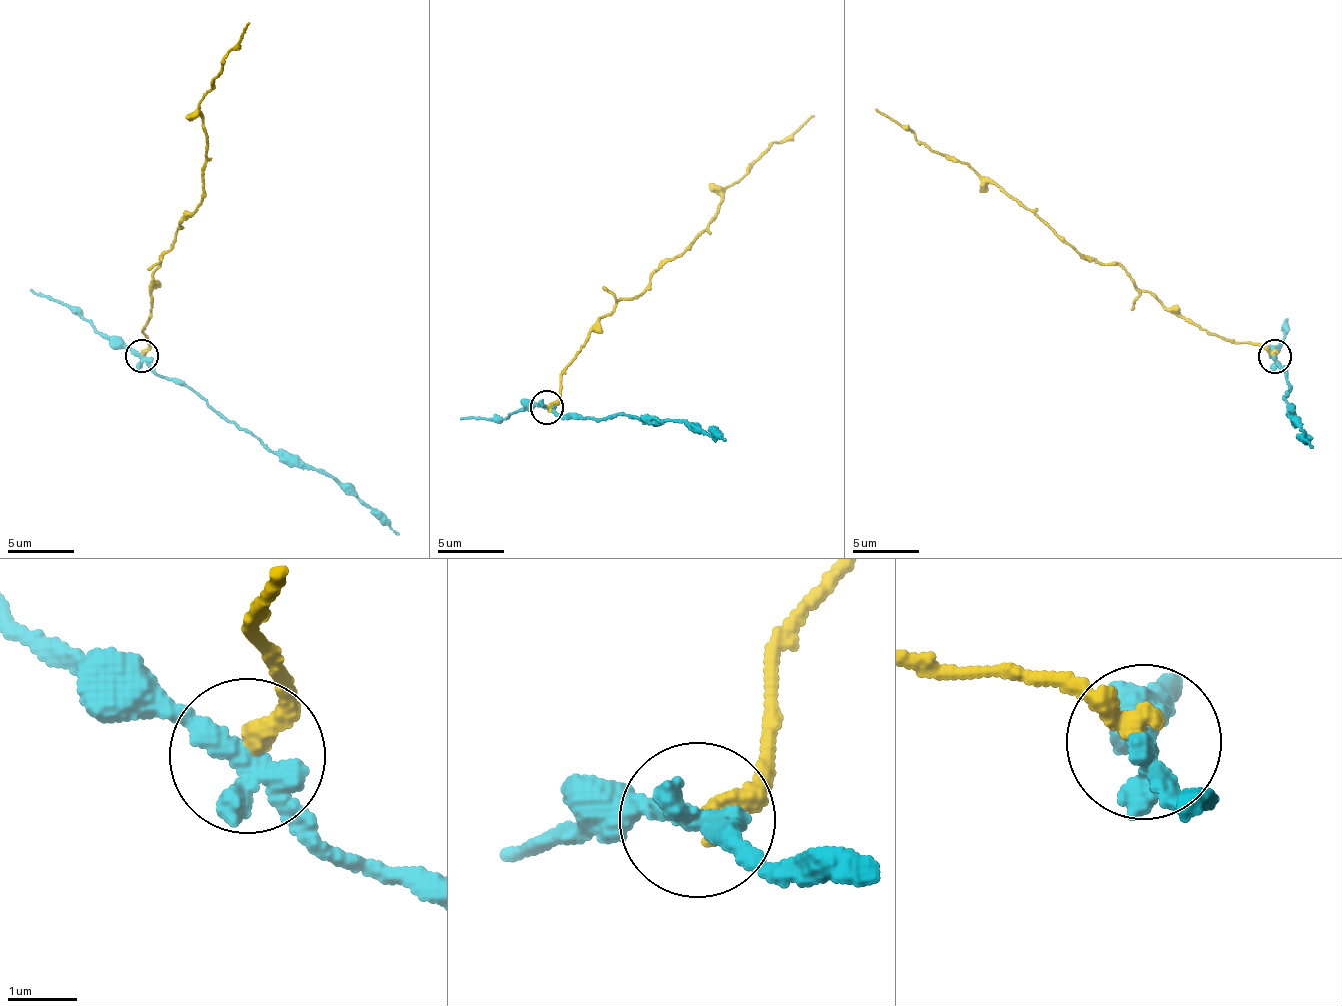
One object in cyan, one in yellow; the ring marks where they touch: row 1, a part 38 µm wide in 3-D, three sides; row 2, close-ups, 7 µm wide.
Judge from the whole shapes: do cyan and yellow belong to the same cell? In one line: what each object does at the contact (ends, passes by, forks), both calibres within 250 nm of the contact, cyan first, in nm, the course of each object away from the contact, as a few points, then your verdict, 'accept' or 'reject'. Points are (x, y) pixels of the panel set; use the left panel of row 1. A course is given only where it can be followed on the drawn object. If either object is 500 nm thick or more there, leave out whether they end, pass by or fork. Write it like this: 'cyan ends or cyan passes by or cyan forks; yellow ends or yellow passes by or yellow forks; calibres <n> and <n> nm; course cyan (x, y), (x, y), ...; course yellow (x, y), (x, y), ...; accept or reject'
cyan passes by; yellow ends; calibres 360 and 320 nm; course cyan (143, 355), (166, 381), (182, 379), (216, 410), (252, 430), (276, 453), (289, 452), (327, 471), (400, 535); course yellow (143, 355), (149, 341), (140, 329), (151, 306), (148, 287), (202, 193), (206, 141), (197, 109), (250, 23); reject

